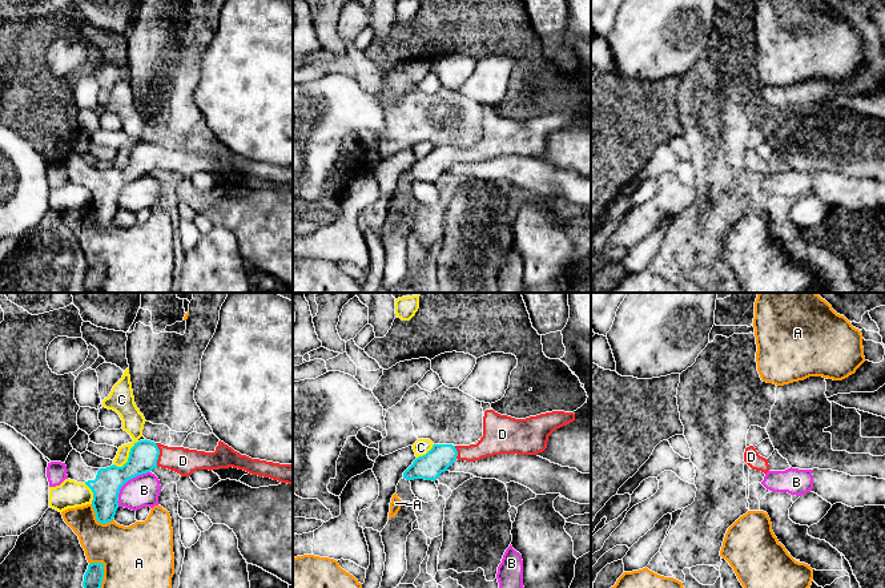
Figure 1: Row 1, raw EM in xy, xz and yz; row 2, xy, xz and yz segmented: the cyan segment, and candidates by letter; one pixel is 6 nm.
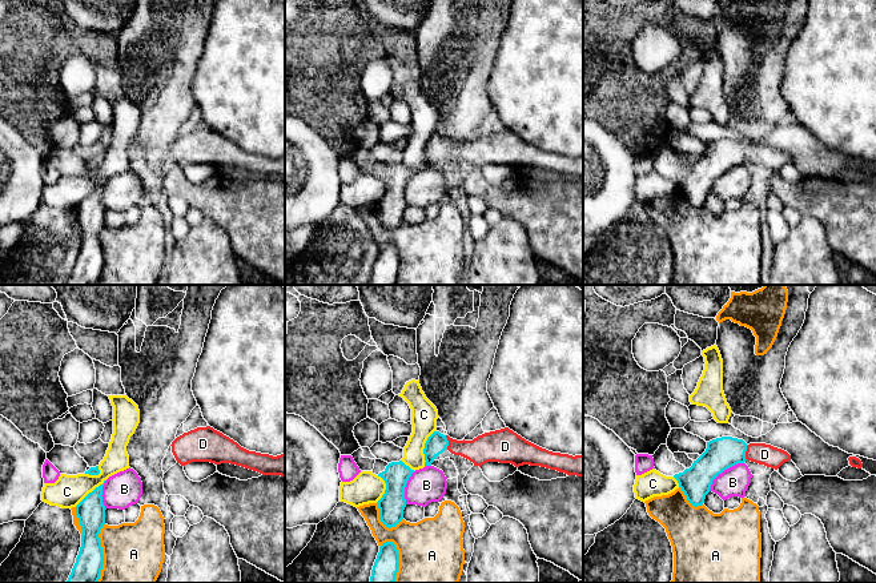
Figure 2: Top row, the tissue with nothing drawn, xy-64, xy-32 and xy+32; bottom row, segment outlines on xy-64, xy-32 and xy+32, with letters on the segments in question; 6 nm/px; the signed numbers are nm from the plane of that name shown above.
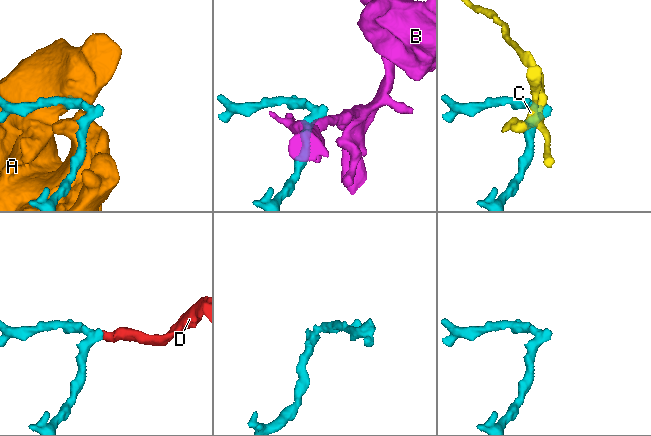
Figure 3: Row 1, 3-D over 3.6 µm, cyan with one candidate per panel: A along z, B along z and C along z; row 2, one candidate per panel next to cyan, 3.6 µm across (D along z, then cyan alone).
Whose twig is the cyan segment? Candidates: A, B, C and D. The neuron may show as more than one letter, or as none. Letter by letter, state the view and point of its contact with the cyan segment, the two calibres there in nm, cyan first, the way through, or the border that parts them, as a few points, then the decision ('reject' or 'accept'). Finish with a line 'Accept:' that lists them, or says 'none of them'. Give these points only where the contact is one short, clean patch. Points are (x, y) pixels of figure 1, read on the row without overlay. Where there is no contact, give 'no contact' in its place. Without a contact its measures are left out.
A: meets cyan in xy at (97, 222); 170 nm thick on the cyan side, 300 nm on the other; reject
B: meets cyan in xy at (125, 184); 180 nm thick on the cyan side, 190 nm on the other; reject
C: meets cyan in xy at (128, 160); 180 nm thick on the cyan side, 140 nm on the other; reject
D: meets cyan in xy at (159, 156); 180 nm thick on the cyan side, 160 nm on the other; runs through xy (143, 160), (159, 156), (182, 162); accept
Accept: D

